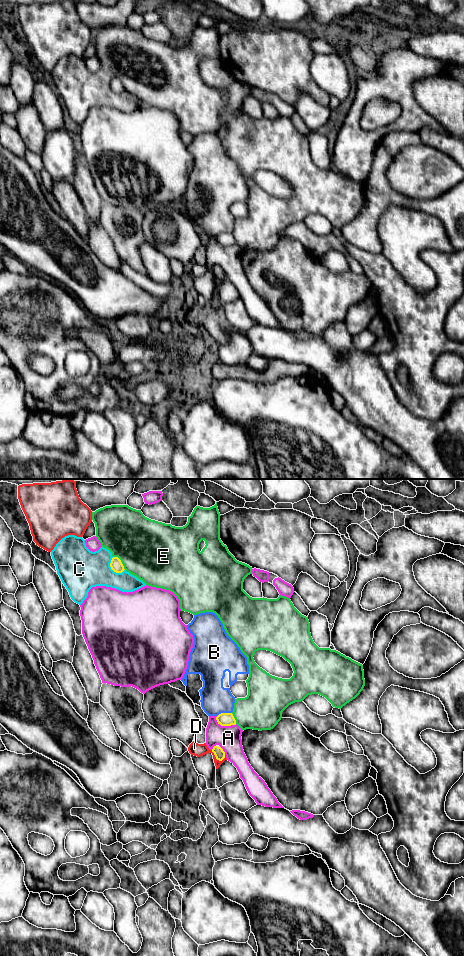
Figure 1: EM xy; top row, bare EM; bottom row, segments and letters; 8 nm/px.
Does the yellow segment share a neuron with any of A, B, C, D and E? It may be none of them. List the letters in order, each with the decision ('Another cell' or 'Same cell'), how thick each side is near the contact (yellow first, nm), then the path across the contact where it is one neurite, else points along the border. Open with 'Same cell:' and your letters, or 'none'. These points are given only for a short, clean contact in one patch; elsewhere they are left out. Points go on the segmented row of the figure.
Same cell: none
A: Another cell. Thickness 110 nm (yellow) against 190 nm
B: Another cell. Thickness 110 nm (yellow) against 240 nm
C: Another cell. Thickness 100 nm (yellow) against 340 nm
D: Another cell. Thickness 80 nm (yellow) against 100 nm
E: Another cell. Thickness 100 nm (yellow) against 480 nm

